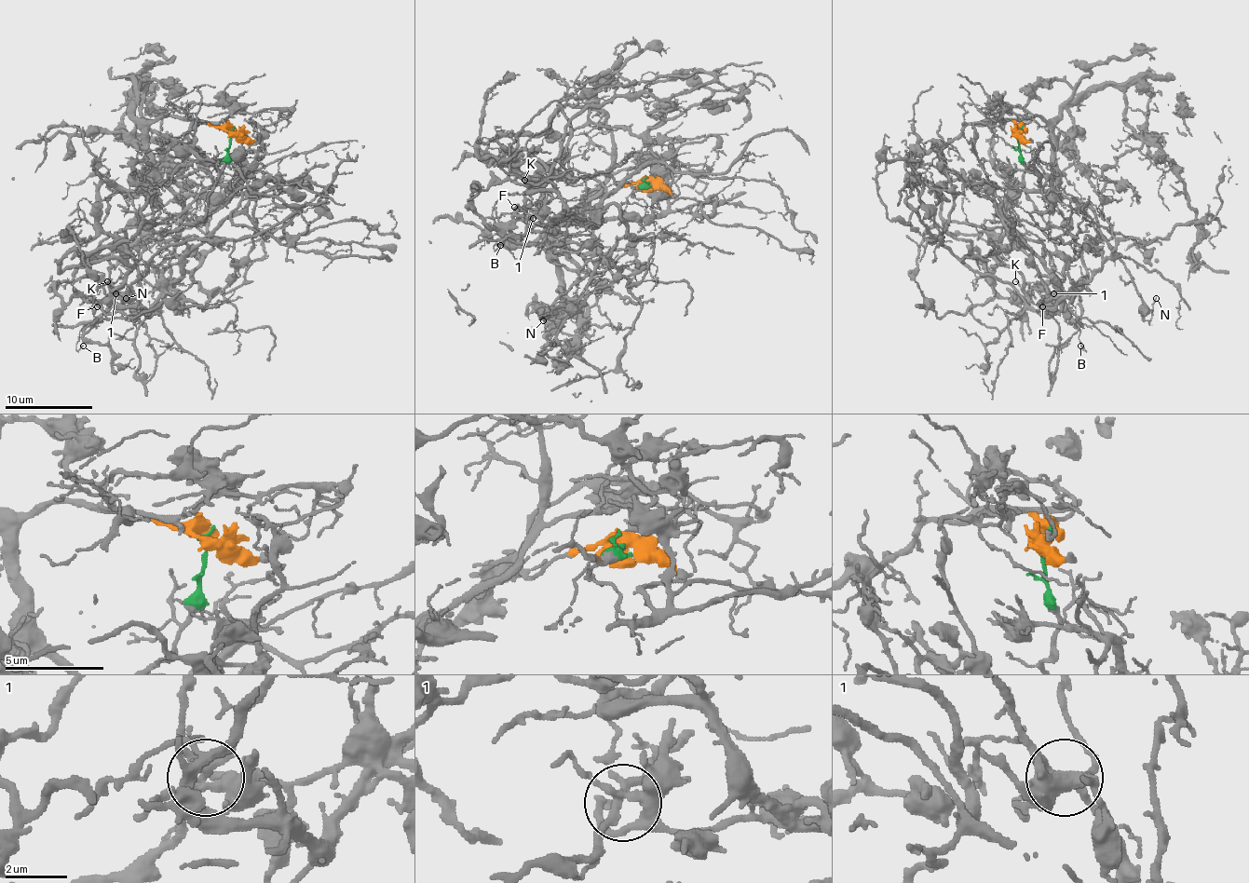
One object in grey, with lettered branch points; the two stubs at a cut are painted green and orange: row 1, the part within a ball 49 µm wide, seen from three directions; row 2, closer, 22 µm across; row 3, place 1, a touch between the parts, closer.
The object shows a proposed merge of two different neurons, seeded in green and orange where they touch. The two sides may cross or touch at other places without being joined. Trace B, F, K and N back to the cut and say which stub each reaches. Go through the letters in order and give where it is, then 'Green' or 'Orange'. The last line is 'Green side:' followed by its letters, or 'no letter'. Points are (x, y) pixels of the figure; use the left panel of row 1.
B: Place: (83, 346). Orange
F: Place: (97, 306). Green
K: Place: (107, 281). Green
N: Place: (126, 298). Orange
Green side: F, K

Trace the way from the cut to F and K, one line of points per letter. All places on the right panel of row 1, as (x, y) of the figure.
F: (1017, 136), (1025, 171), (1011, 204), (1012, 235), (1058, 278), (1063, 295), (1045, 298), (1043, 306)
K: (1017, 136), (1025, 171), (1011, 204), (1012, 235), (1058, 280), (1056, 300), (1045, 311), (1032, 311), (1014, 280)

